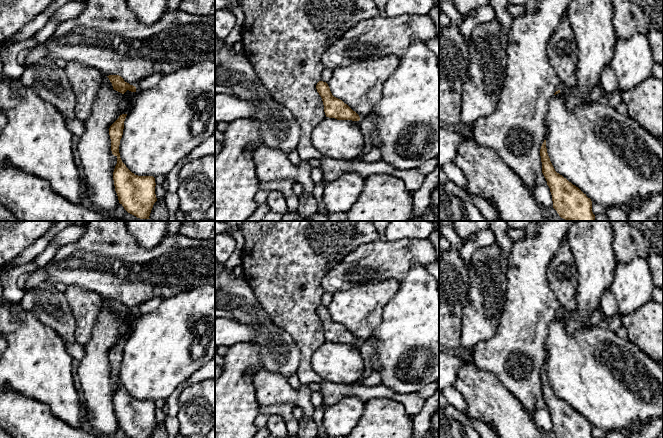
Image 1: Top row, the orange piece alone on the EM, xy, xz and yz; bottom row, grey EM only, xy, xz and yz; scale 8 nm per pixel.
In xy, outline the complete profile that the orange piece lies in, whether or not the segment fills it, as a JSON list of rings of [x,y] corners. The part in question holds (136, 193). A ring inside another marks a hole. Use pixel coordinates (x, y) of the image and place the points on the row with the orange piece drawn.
[[[127,114],[120,115],[109,128],[111,151],[117,157],[117,164],[113,172],[115,191],[119,203],[128,213],[140,219],[150,219],[151,210],[157,201],[155,178],[135,175],[120,158],[119,145],[126,116]]]

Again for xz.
[[[319,81],[316,85],[317,92],[322,98],[326,117],[337,120],[359,121],[359,115],[342,100],[334,97],[326,82]]]

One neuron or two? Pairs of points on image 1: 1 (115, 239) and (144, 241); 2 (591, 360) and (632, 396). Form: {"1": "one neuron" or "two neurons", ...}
{"1": "two neurons", "2": "one neuron"}

